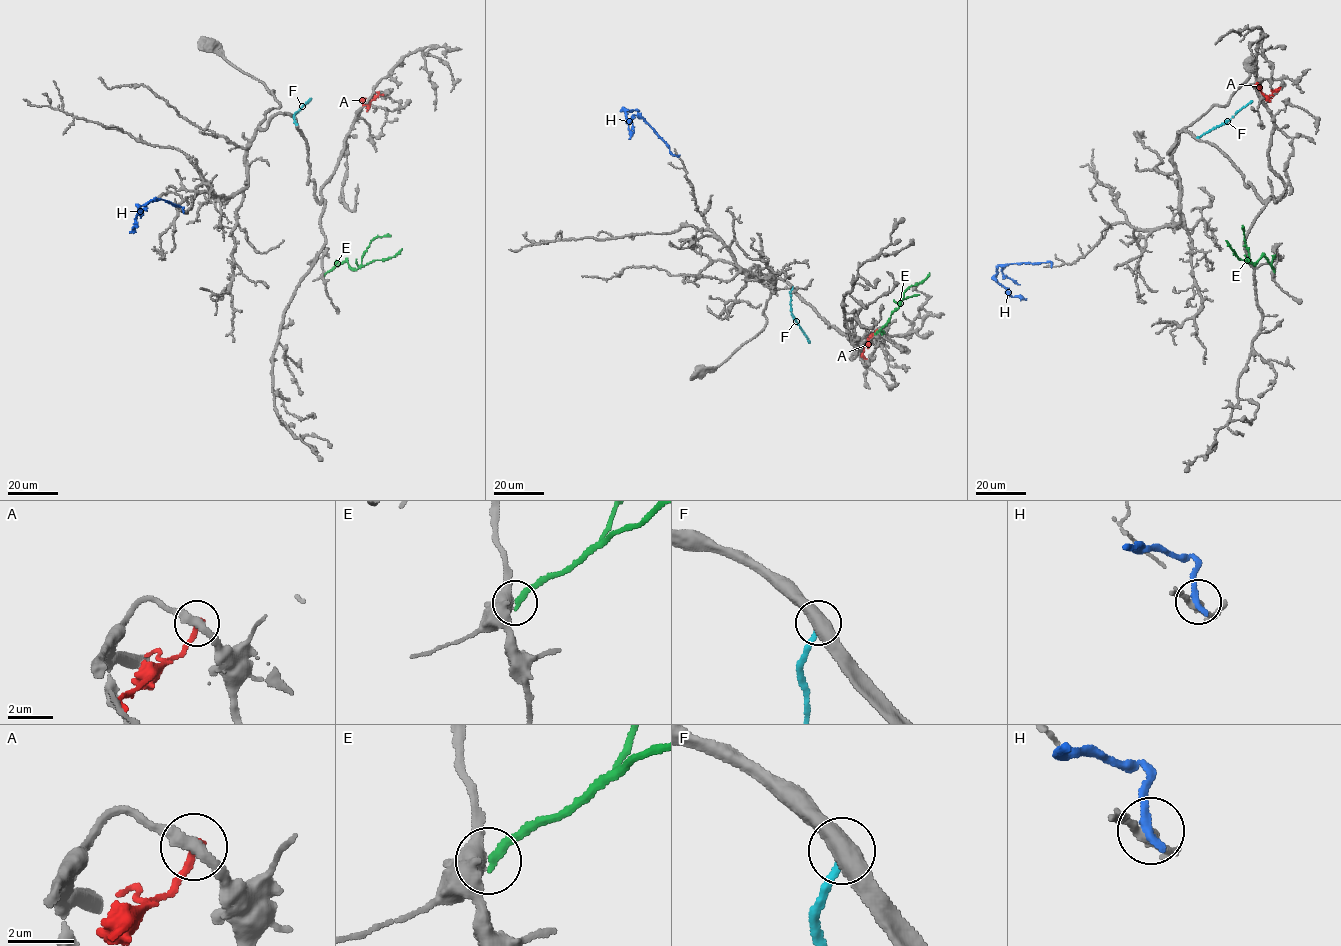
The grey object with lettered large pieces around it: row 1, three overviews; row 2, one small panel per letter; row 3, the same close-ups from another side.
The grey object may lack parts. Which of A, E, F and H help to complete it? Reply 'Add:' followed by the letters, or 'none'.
Add: none

